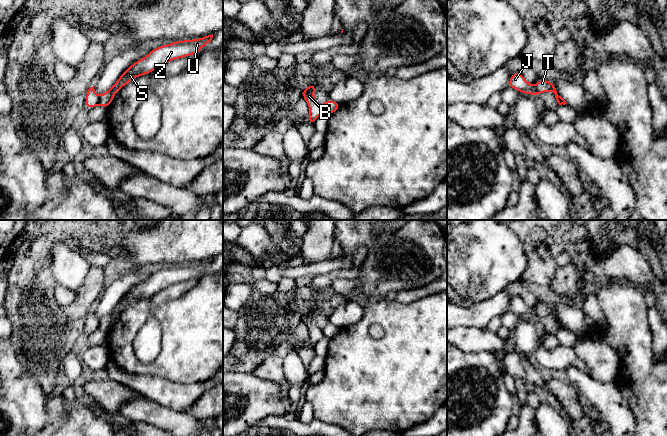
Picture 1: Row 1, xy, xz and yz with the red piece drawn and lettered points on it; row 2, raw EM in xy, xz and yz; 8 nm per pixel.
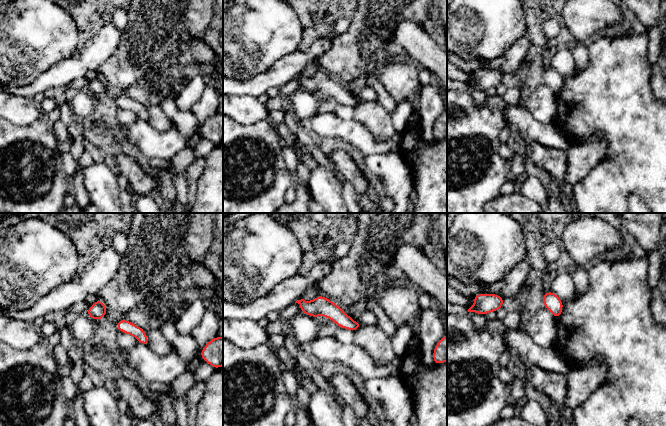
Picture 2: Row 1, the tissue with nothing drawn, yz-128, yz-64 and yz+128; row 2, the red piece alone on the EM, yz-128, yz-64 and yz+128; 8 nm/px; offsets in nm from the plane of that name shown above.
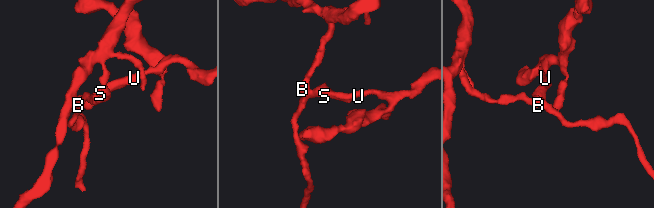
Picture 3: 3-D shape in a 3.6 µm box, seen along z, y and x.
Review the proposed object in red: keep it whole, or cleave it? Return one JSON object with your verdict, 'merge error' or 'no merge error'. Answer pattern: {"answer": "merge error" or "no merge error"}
{"answer": "merge error"}

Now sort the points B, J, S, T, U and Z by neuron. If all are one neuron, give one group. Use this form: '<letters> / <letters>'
B J T / S U Z

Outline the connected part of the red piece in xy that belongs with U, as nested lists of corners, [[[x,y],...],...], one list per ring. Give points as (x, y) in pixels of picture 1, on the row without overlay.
[[[213,258],[199,263],[174,265],[171,268],[152,273],[144,282],[134,286],[118,302],[115,308],[99,321],[98,329],[108,332],[115,318],[131,304],[145,298],[150,298],[172,284],[199,278],[200,273],[210,267],[212,262]]]

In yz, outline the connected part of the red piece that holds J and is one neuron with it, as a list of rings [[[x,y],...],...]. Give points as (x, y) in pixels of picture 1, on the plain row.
[[[520,296],[511,299],[508,305],[508,311],[514,312],[522,318],[540,319],[547,315],[552,315],[555,319],[558,317],[556,310],[548,304],[541,303],[536,309],[529,308]]]

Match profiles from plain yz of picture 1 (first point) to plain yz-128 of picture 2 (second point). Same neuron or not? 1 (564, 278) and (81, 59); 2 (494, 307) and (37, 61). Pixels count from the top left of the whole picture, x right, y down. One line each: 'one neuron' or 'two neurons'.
1: two neurons
2: two neurons

